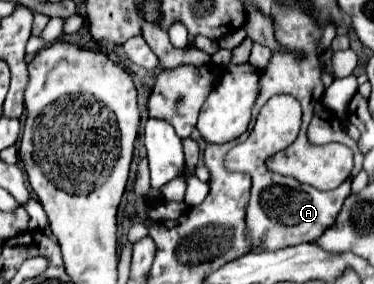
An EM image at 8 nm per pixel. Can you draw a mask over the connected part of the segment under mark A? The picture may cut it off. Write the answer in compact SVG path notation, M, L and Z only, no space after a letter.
M269 168L253 172L251 176L253 188L247 212L249 238L253 248L263 250L277 250L315 240L317 236L321 236L321 232L325 232L325 228L335 222L345 196L351 192L351 178L347 178L339 188L331 192L321 192L317 188L311 188L309 184L301 184L295 178L271 172Z

